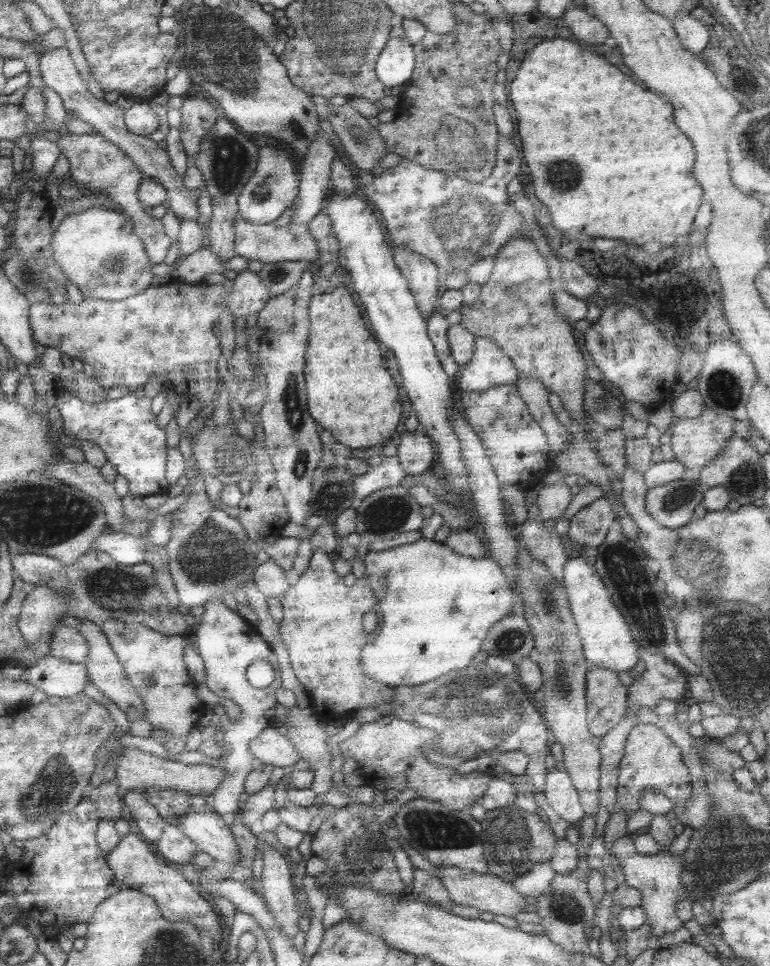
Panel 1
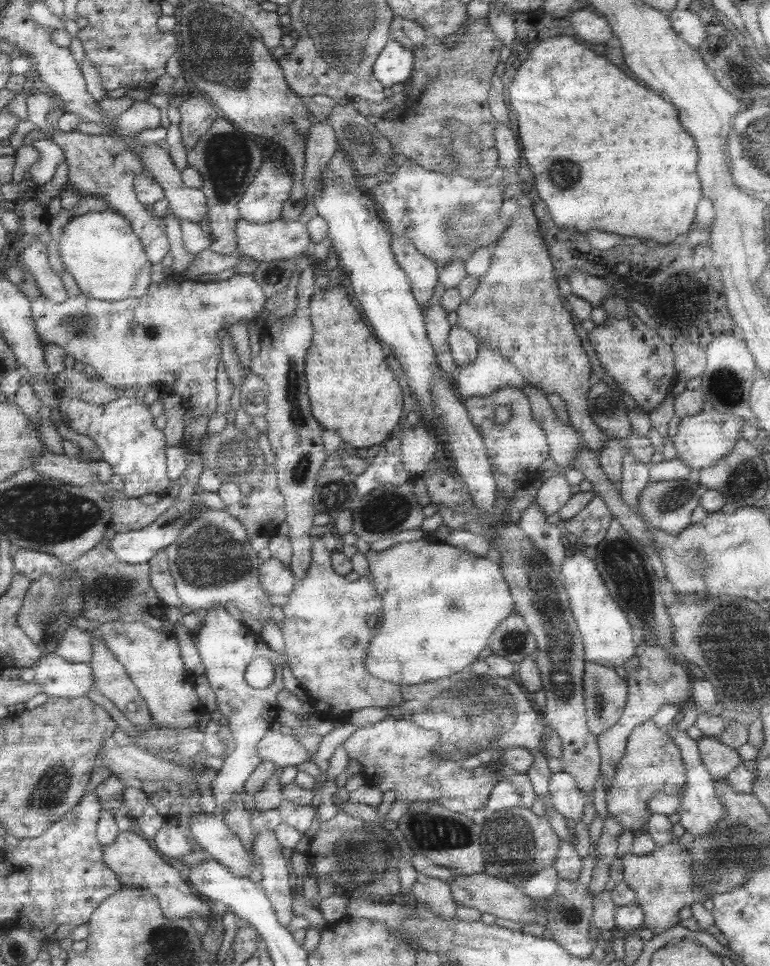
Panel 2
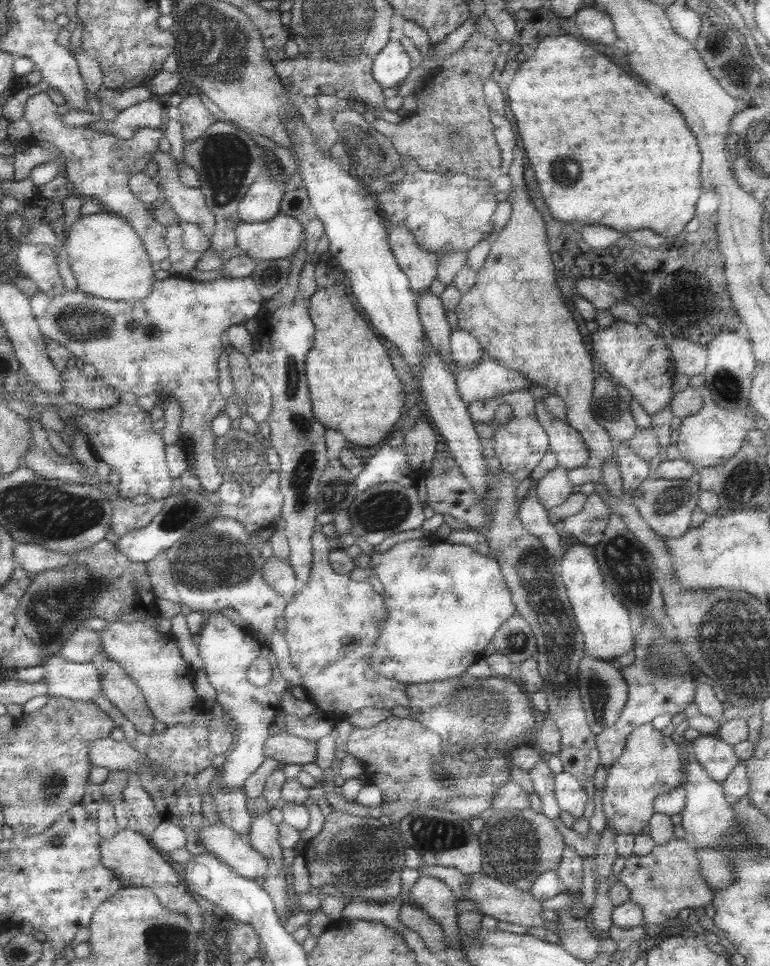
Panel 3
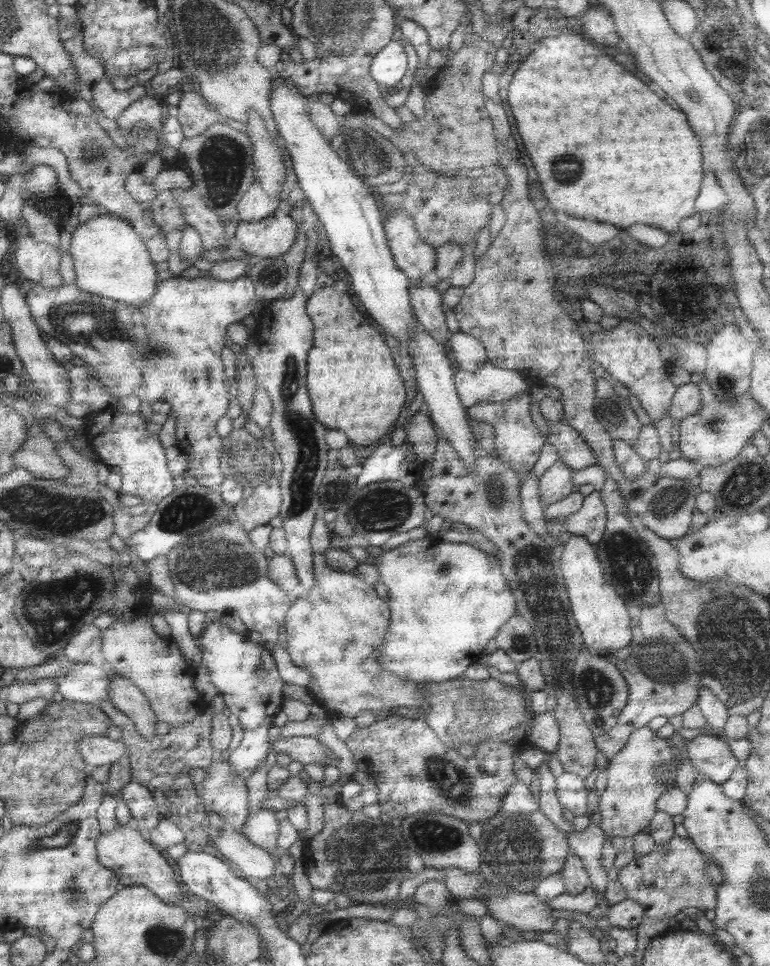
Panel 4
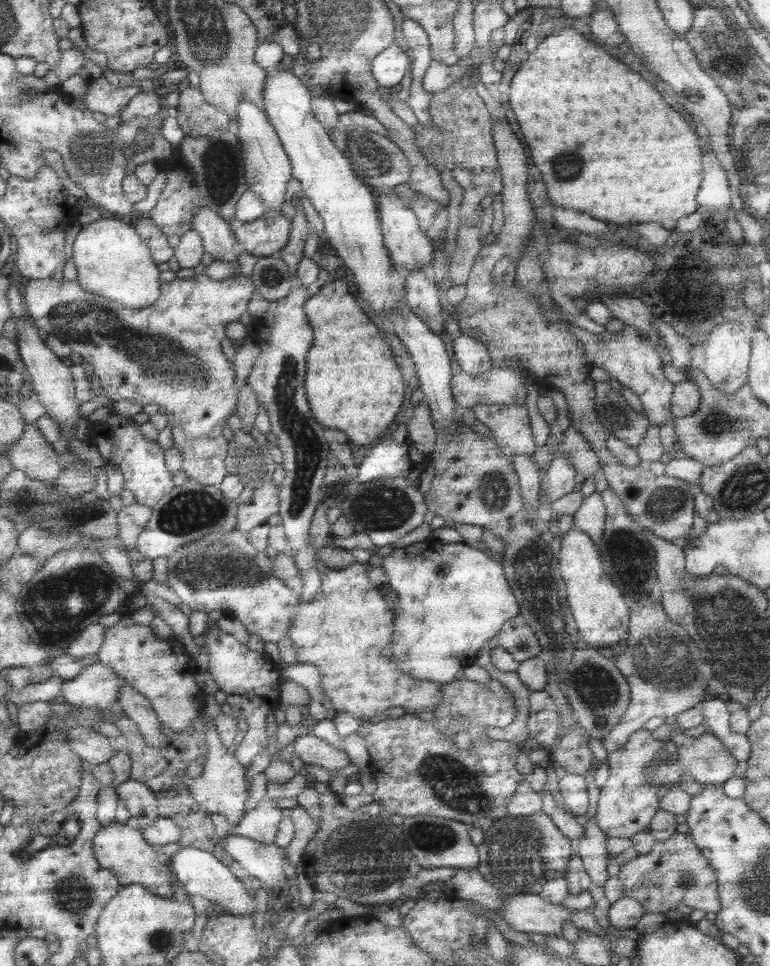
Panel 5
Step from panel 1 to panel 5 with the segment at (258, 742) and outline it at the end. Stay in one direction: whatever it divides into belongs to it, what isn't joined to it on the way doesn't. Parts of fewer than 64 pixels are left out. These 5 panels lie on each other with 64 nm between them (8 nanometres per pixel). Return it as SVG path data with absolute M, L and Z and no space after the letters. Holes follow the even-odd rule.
M299 736L295 742L293 742L293 752L299 756L299 760L307 766L313 766L313 768L323 768L327 772L333 772L333 770L343 770L347 768L351 762L349 758L339 750L339 748L333 748L331 744L315 738L315 736Z

